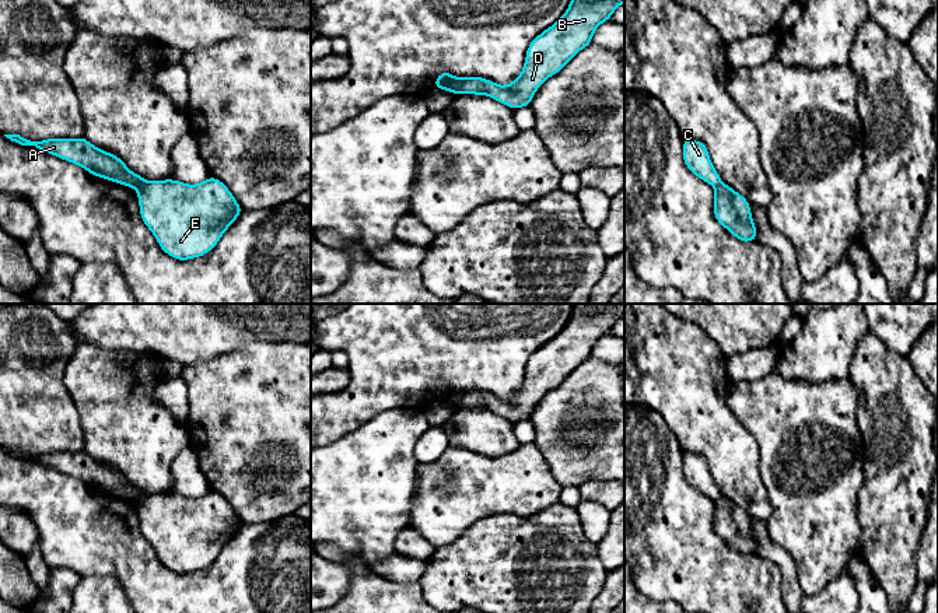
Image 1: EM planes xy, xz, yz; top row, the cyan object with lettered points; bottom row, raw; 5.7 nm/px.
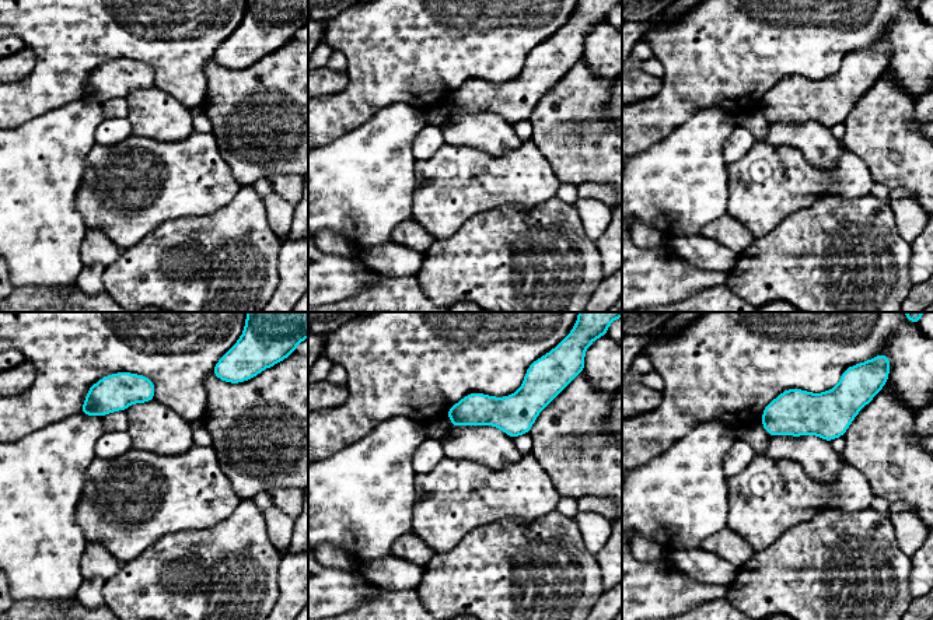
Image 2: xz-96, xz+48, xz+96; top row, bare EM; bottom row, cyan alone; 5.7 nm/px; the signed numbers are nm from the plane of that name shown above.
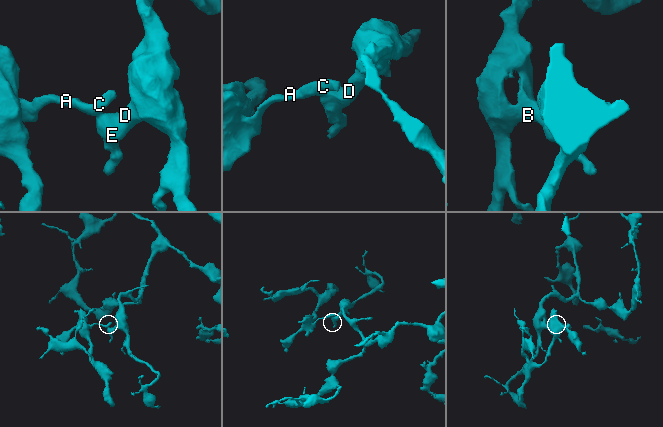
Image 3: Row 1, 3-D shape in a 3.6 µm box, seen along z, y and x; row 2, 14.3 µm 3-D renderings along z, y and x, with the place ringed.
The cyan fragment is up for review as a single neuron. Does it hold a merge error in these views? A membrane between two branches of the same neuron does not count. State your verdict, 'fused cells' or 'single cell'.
fused cells

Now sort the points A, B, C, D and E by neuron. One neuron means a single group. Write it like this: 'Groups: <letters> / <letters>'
Groups: A C / B D E

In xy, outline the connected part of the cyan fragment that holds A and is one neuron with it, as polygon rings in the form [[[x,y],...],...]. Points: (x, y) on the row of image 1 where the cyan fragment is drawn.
[[[20,134],[4,136],[15,144],[34,146],[36,150],[77,164],[95,176],[120,183],[123,186],[140,189],[148,183],[144,178],[132,172],[119,157],[102,151],[84,137],[31,141]]]

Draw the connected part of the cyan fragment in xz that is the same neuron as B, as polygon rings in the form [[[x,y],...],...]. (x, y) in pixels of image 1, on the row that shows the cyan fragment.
[[[571,0],[567,11],[538,35],[526,49],[521,74],[508,85],[466,77],[454,94],[487,95],[511,109],[529,106],[546,78],[592,42],[595,29],[610,20],[624,0]]]

